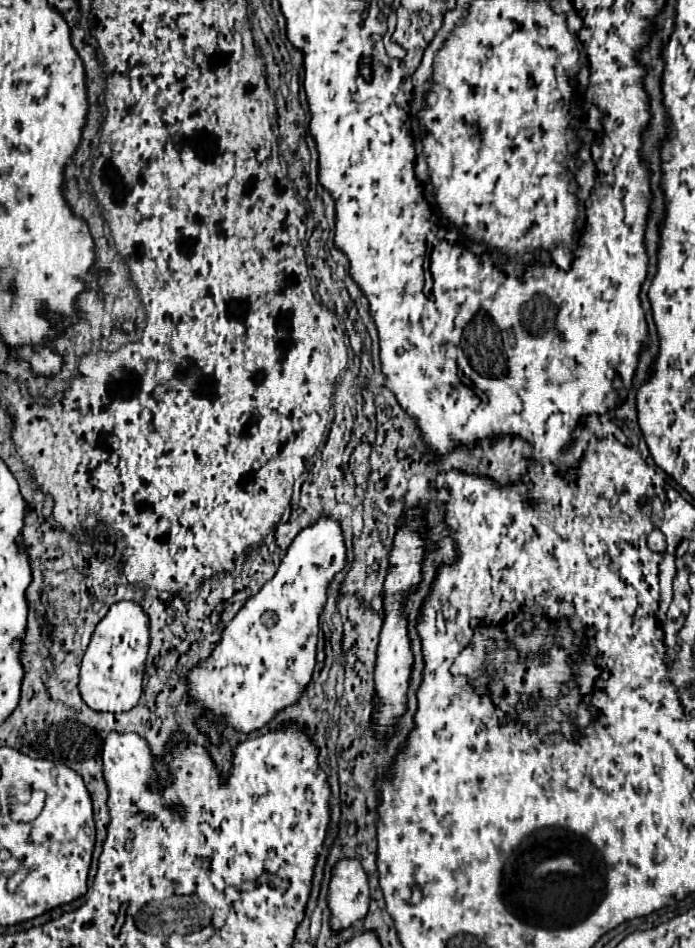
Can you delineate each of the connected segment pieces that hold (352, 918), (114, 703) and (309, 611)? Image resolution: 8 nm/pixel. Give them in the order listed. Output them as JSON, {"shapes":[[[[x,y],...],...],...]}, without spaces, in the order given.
{"shapes":[[[[340,860],[332,872],[328,904],[332,910],[334,930],[348,928],[368,912],[370,890],[368,878],[358,860]]],[[[120,600],[110,606],[106,616],[96,624],[92,640],[88,644],[88,650],[82,660],[80,668],[80,694],[84,702],[98,712],[126,712],[134,708],[142,696],[142,680],[144,680],[144,662],[148,656],[150,646],[150,620],[144,608],[138,602],[132,600]]],[[[322,516],[312,526],[300,530],[286,550],[286,556],[276,572],[276,576],[264,584],[264,588],[254,594],[236,618],[226,626],[220,642],[214,646],[212,656],[198,668],[190,672],[190,690],[198,704],[204,706],[204,714],[198,722],[200,730],[210,736],[214,744],[220,742],[218,728],[210,722],[208,712],[226,716],[228,724],[238,732],[254,732],[270,722],[270,718],[282,708],[294,704],[304,692],[312,676],[312,662],[316,662],[316,636],[318,636],[318,618],[326,604],[326,592],[334,576],[346,564],[346,544],[342,526],[330,518]]]]}

